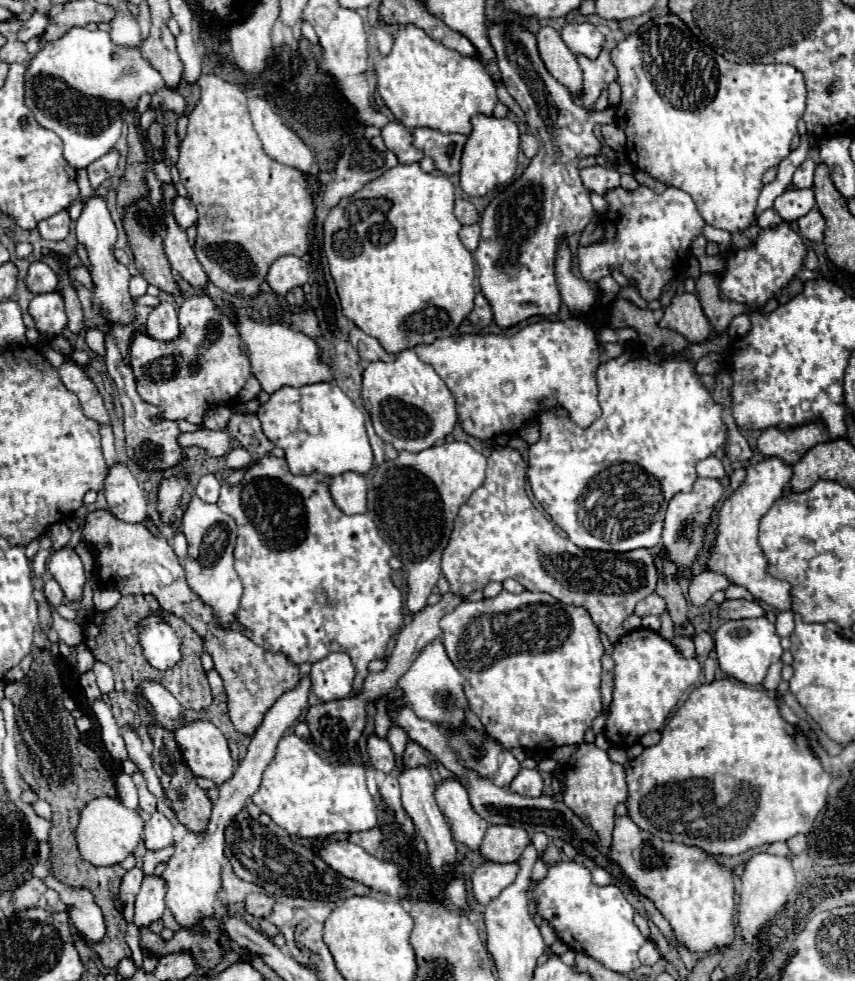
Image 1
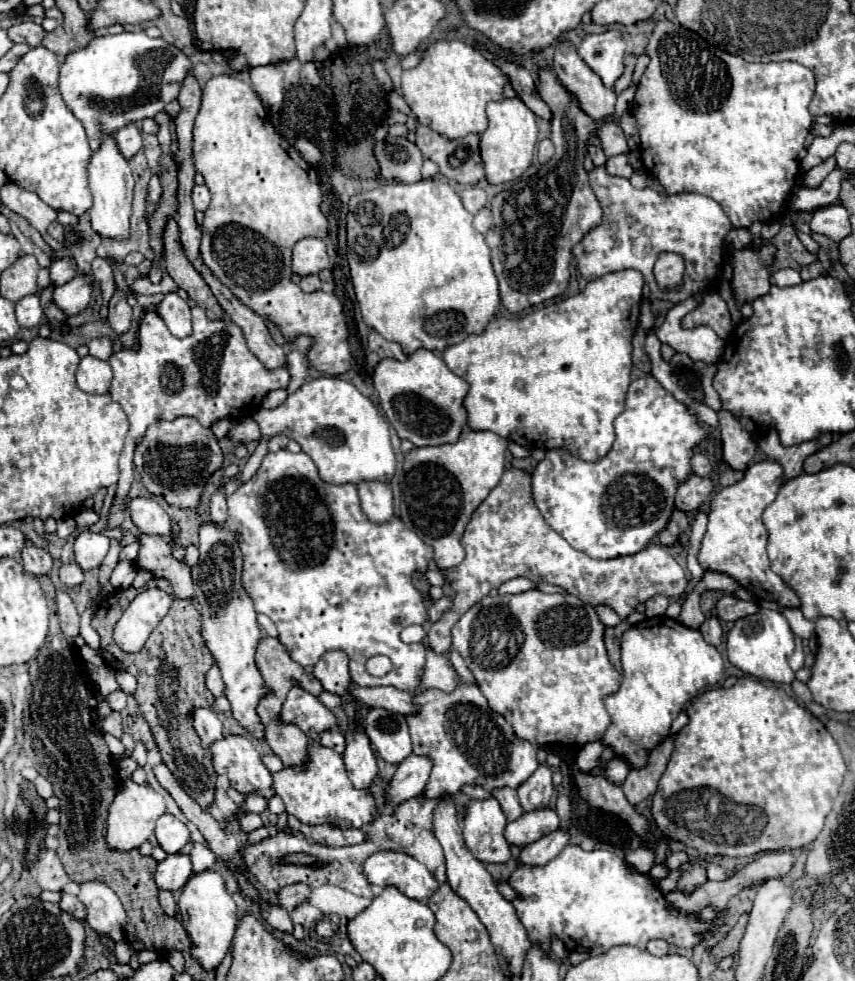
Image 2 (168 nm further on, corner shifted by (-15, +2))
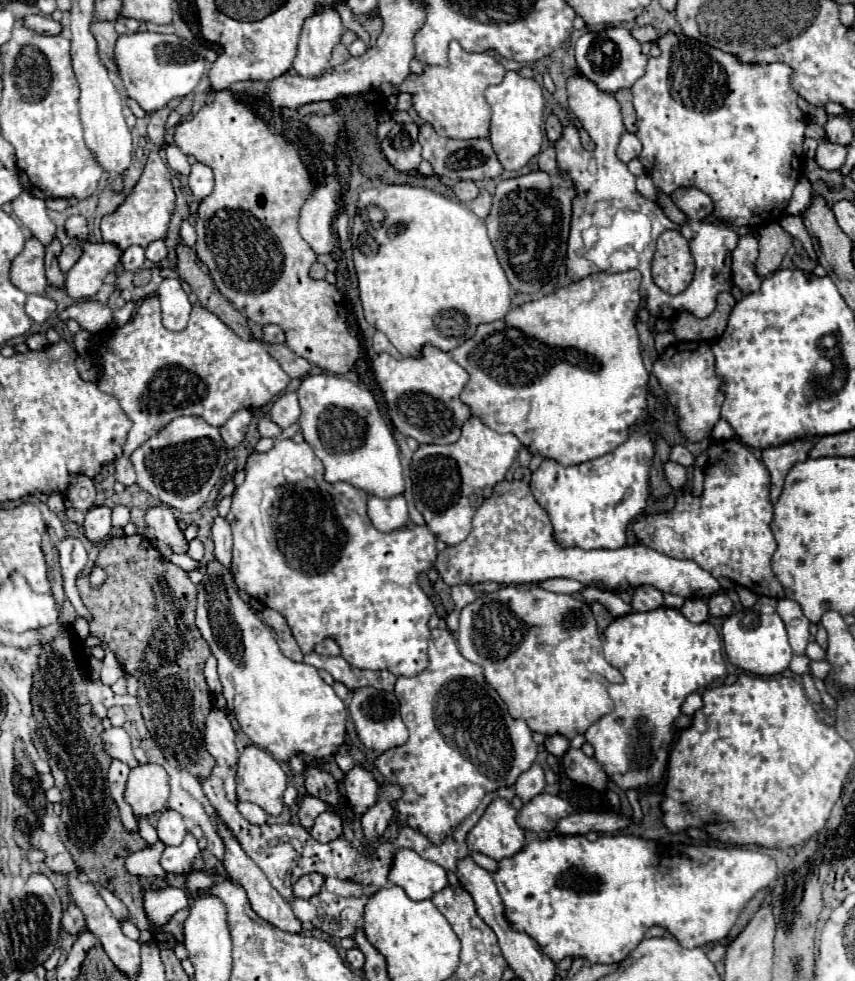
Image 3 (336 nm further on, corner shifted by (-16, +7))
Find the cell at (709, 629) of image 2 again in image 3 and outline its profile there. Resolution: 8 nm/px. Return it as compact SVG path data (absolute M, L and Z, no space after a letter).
M686 599L686 603L682 605L680 611L682 611L684 617L688 617L690 621L696 621L696 623L708 621L708 617L710 617L708 605L706 605L706 601L702 601L702 599Z

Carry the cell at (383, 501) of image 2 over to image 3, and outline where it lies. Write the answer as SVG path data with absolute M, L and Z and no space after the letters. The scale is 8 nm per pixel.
M368 495L368 517L378 531L394 531L408 525L406 501L402 495L380 499L376 495Z

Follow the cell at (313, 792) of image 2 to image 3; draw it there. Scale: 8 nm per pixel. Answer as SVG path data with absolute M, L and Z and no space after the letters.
M306 793L302 799L300 799L300 809L298 809L298 819L300 819L300 825L304 829L310 829L310 825L314 823L314 819L324 813L324 811L332 811L332 807L322 801L320 797L314 797L310 793Z

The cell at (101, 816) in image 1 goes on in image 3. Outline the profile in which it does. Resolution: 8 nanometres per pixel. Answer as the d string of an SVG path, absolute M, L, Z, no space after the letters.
M140 765L130 771L124 801L132 807L136 817L150 817L166 809L168 775L160 765Z

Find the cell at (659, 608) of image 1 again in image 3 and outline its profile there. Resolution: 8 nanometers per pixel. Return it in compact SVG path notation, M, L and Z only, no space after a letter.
M642 585L634 591L634 599L632 599L632 611L652 611L664 605L664 593L658 591L656 587L650 585Z

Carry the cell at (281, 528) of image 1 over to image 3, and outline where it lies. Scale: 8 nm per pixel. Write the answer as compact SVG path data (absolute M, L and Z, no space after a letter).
M292 439L276 441L276 445L268 453L252 453L248 457L246 479L240 487L234 489L232 507L226 515L226 519L228 519L228 523L232 527L232 535L234 535L232 571L236 575L238 589L248 593L250 597L256 597L264 607L278 611L286 619L286 623L288 623L288 627L290 627L290 631L292 631L292 635L294 635L294 639L296 639L296 643L304 655L312 653L320 641L334 639L342 649L342 657L358 669L370 669L370 671L388 669L396 677L414 677L416 673L422 673L428 667L428 655L426 655L428 637L430 637L428 619L434 613L434 605L426 597L422 587L418 585L418 573L428 571L428 567L432 565L432 559L436 559L436 537L432 541L432 533L426 525L410 523L404 529L394 529L390 533L382 533L382 531L374 529L372 523L368 521L368 515L366 515L366 491L356 489L350 483L328 483L328 481L324 481L322 461L314 455L312 447L308 443L294 443Z

